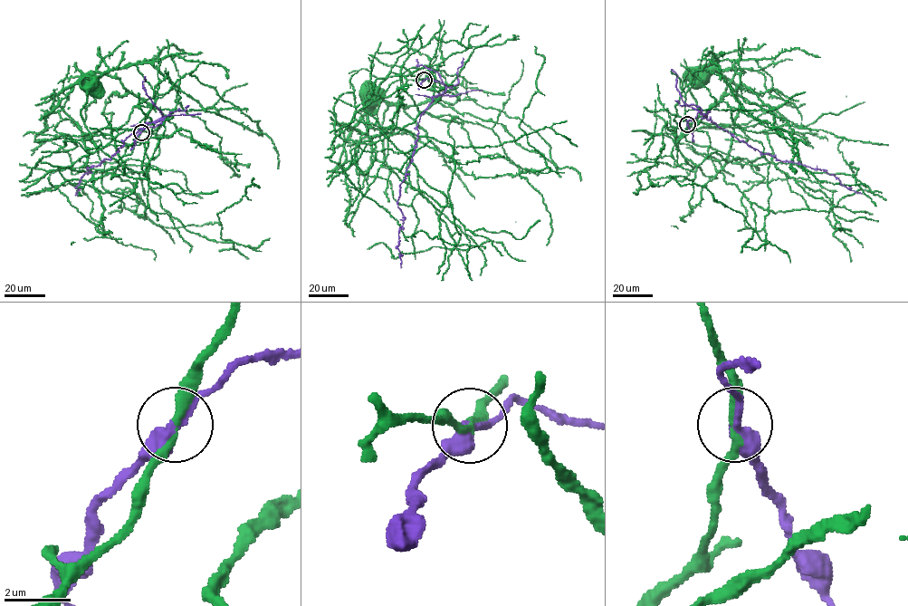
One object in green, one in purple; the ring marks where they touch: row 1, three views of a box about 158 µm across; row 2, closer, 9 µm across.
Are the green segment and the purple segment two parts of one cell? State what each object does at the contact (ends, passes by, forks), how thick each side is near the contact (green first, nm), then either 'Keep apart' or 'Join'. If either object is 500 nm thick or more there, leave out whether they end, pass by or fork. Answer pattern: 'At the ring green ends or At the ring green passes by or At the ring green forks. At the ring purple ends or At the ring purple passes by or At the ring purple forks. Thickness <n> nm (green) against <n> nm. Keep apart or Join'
At the ring green passes by. At the ring purple passes by. Thickness 240 nm (green) against 360 nm. Keep apart

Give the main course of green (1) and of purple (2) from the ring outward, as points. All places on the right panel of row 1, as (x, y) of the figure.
1: (687, 124), (677, 149), (676, 139), (699, 113), (696, 100), (685, 81), (688, 68), (692, 70)
2: (687, 124), (686, 121), (701, 112), (717, 127), (761, 153), (820, 168), (850, 190), (862, 193)

